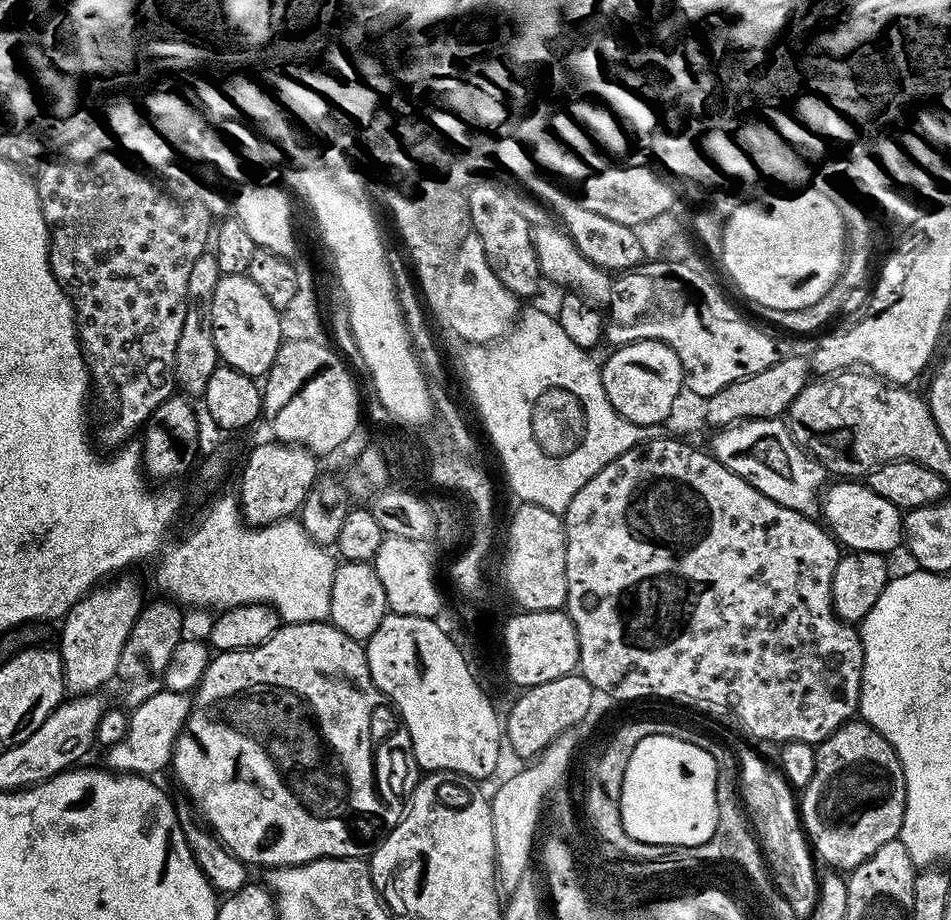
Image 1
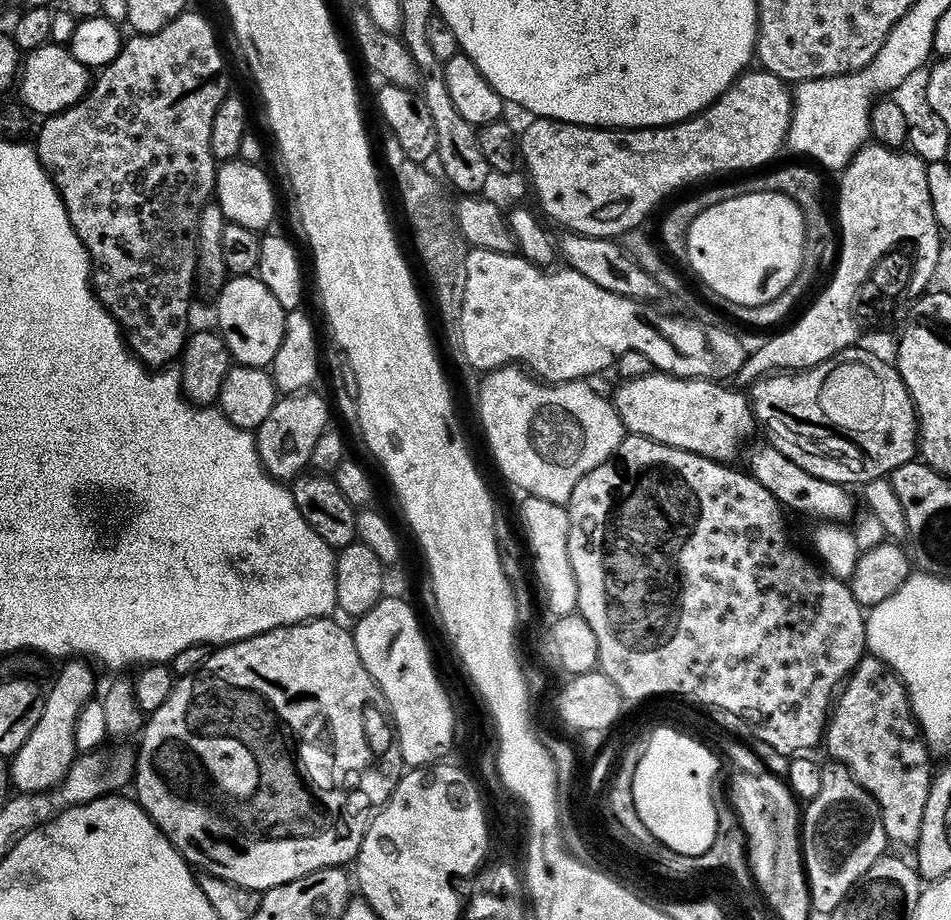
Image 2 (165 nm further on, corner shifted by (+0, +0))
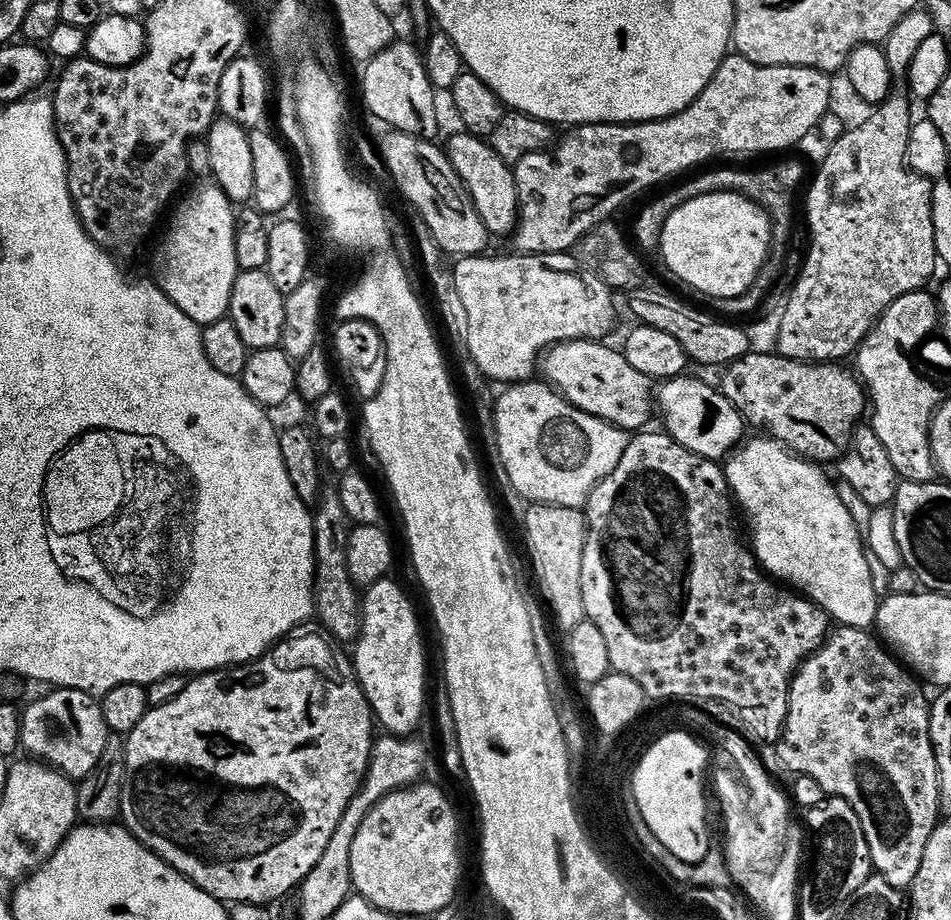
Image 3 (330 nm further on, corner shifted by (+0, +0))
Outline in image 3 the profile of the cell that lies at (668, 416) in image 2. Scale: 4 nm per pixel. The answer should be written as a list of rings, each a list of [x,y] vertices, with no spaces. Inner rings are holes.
[[[563,340],[561,344],[551,345],[542,356],[543,379],[551,384],[565,400],[586,414],[594,414],[594,418],[602,418],[616,428],[640,430],[651,416],[654,416],[654,384],[649,377],[643,376],[630,362],[626,362],[623,351],[619,347],[611,348],[600,340]]]

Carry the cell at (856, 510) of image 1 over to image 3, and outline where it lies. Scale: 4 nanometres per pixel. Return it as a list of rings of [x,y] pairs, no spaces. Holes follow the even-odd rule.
[[[681,374],[663,381],[655,389],[654,404],[664,419],[663,431],[686,450],[707,460],[723,461],[746,436],[746,421],[739,410],[722,395],[715,383],[707,384],[696,376]]]

